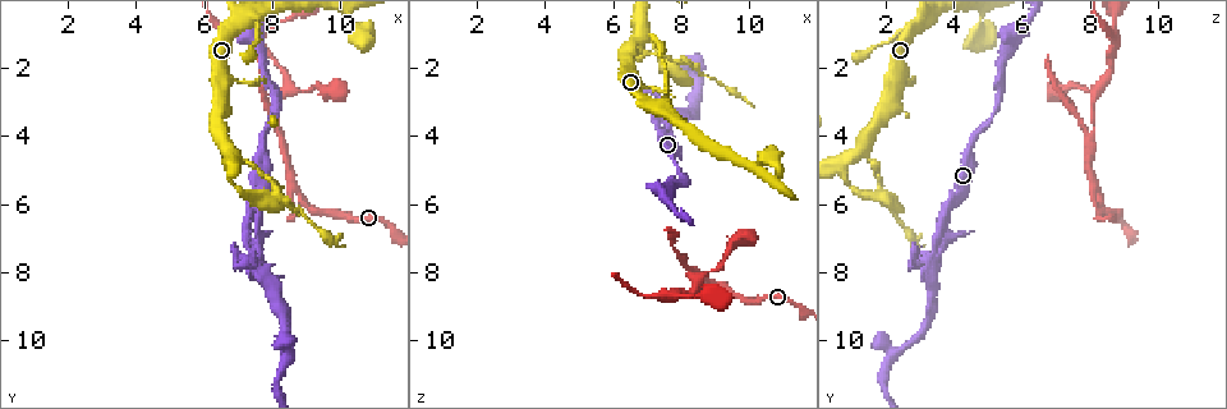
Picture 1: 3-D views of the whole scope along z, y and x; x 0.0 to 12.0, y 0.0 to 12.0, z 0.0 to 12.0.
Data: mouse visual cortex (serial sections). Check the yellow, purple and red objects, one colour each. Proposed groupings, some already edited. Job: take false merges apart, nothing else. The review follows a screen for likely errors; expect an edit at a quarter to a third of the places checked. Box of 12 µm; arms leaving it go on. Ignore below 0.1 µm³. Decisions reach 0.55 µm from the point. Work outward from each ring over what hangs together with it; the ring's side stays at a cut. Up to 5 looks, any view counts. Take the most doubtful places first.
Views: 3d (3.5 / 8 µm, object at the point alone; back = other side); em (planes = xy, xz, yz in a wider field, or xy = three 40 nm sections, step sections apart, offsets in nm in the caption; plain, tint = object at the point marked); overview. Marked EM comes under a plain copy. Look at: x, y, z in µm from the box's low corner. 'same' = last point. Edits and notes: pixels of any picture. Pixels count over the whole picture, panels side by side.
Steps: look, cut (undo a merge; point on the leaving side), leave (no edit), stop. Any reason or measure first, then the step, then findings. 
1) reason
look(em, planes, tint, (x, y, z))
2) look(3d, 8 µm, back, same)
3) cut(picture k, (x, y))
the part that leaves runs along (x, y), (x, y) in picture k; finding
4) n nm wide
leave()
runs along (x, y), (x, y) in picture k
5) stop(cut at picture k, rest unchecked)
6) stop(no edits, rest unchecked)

three-way junction
look(3d, 3.5 µm, (7.3, 6.7, 3.6))

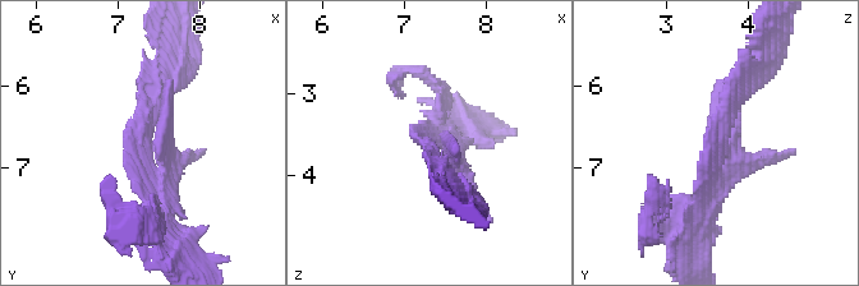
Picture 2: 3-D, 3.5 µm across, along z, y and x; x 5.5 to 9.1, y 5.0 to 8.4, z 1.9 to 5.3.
look(em, xy, step 5, tint, (7.25, 6.75, 3.60))

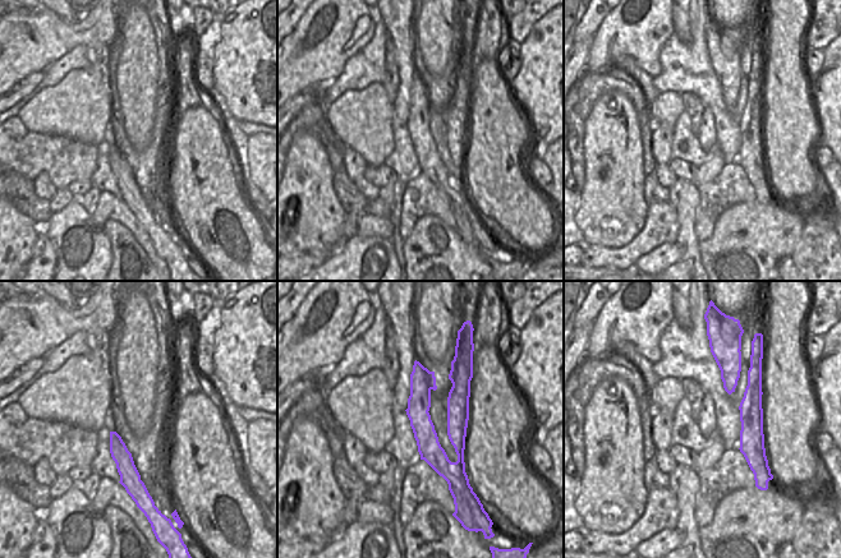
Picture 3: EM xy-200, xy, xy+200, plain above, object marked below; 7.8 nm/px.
look(em, planes, tint, same)

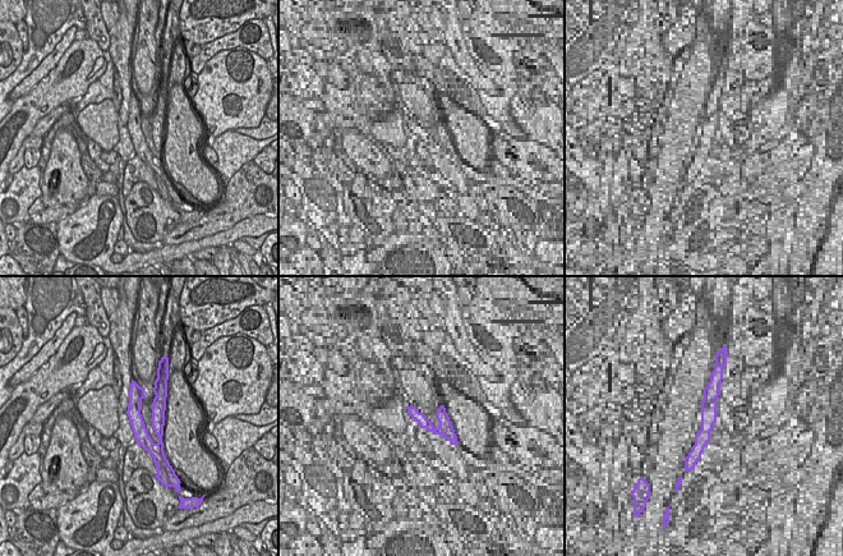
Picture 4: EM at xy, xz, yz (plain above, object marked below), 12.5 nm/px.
leave()
runs along (747, 72), (724, 115), (704, 221) in picture 2; all the same cell

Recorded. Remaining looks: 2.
arms part here
look(3d, 3.5 µm, (8.5, 4.7, 7.9))

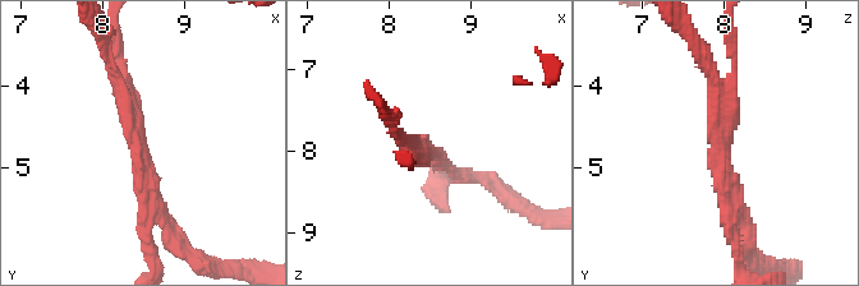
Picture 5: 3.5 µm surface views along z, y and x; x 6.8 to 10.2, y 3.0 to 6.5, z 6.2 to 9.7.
cut(picture 5, (701, 45))
the part that leaves runs along (148, 184), (120, 74) in picture 5; a second cell is stuck on

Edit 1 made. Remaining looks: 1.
stop(cut at picture 5, rest unchecked)

